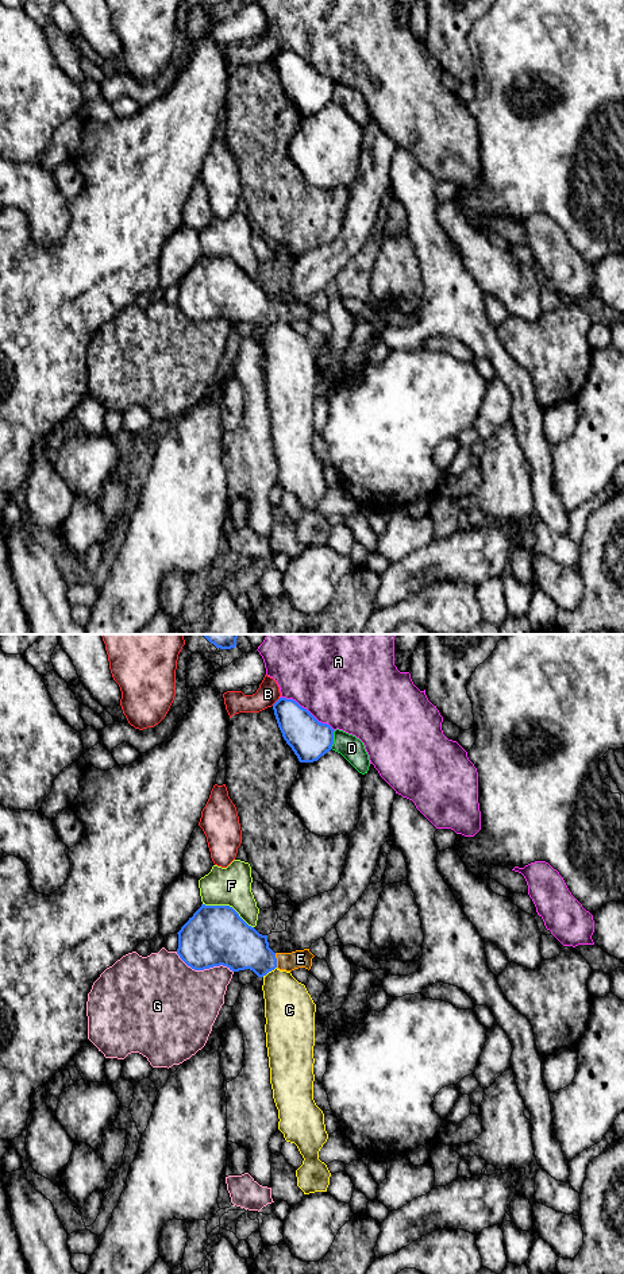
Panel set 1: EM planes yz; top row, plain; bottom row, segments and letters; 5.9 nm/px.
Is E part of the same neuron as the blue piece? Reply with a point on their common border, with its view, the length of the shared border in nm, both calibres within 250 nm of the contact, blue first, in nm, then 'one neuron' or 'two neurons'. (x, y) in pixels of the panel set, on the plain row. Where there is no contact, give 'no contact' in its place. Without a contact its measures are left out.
yz (276, 312) | 90 nm | 280/110 nm | one neuron

